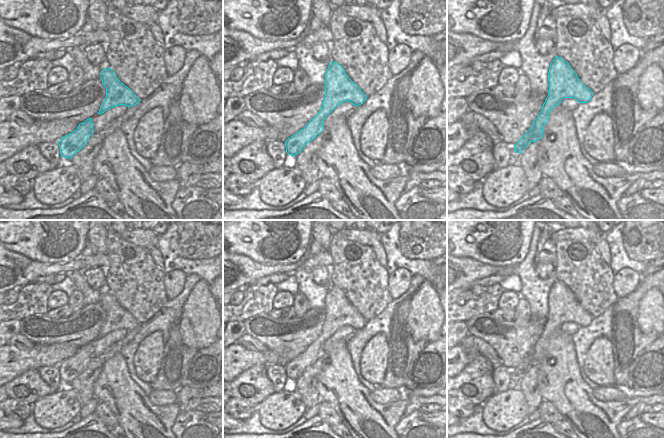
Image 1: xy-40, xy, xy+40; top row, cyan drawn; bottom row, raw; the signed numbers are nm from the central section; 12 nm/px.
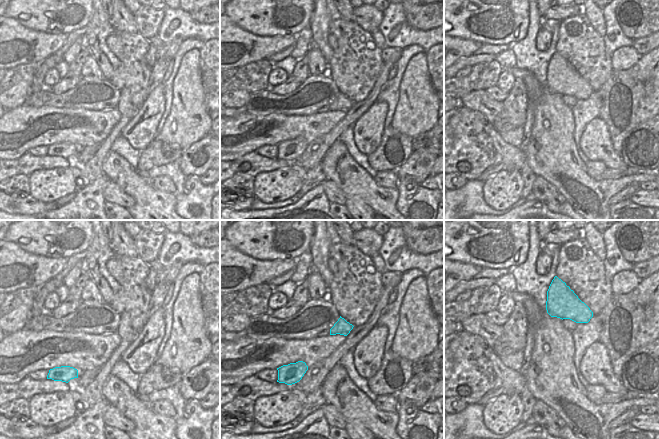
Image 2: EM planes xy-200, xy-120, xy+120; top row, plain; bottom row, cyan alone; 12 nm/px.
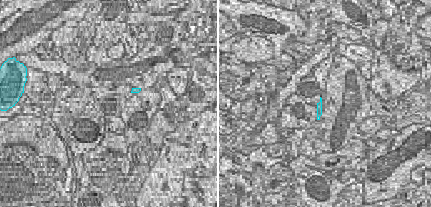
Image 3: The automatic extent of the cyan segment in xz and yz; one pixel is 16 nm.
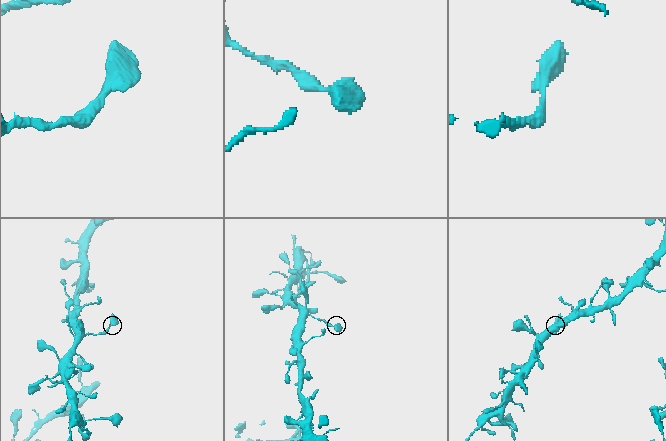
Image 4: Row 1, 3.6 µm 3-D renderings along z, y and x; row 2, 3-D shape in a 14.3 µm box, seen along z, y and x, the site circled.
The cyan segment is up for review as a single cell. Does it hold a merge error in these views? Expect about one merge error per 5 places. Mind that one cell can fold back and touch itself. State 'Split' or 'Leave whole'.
Leave whole

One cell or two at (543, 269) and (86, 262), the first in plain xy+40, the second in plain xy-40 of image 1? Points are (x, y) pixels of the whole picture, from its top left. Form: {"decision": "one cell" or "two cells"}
{"decision": "two cells"}

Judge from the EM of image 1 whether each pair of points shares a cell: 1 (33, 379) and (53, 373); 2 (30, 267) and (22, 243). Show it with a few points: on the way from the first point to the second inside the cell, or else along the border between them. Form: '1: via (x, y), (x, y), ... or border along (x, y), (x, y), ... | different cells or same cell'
1: border along (37, 369), (40, 376), (56, 390) | different cells
2: border along (10, 250), (34, 260), (50, 263) | different cells

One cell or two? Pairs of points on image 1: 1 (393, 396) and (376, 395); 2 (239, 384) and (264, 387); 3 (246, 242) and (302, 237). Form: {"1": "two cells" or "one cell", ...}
{"1": "one cell", "2": "one cell", "3": "one cell"}

